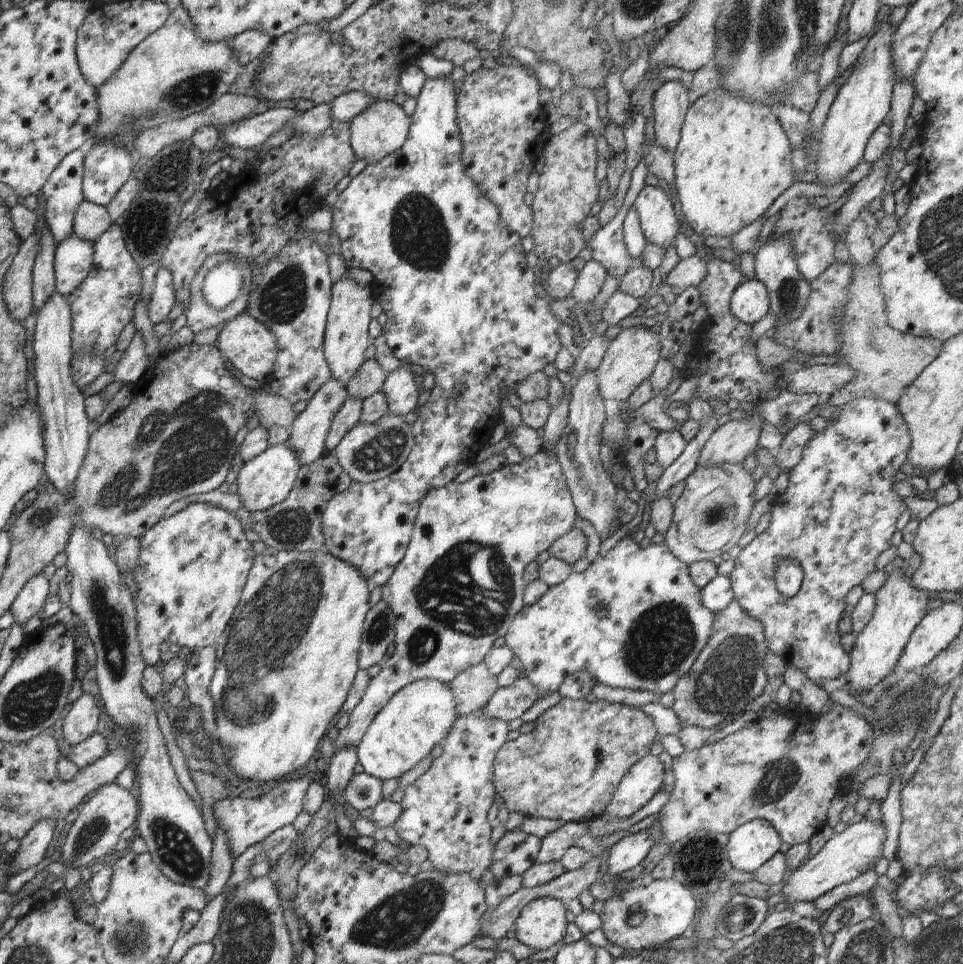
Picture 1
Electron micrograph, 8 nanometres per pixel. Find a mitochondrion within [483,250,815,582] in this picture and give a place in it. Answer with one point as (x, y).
(788, 298)

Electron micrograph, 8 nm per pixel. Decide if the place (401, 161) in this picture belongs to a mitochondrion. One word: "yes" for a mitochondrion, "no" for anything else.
no

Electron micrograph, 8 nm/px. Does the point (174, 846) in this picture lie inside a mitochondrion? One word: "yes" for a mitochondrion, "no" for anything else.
yes

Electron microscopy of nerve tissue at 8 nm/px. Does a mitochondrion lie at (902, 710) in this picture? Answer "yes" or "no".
yes

